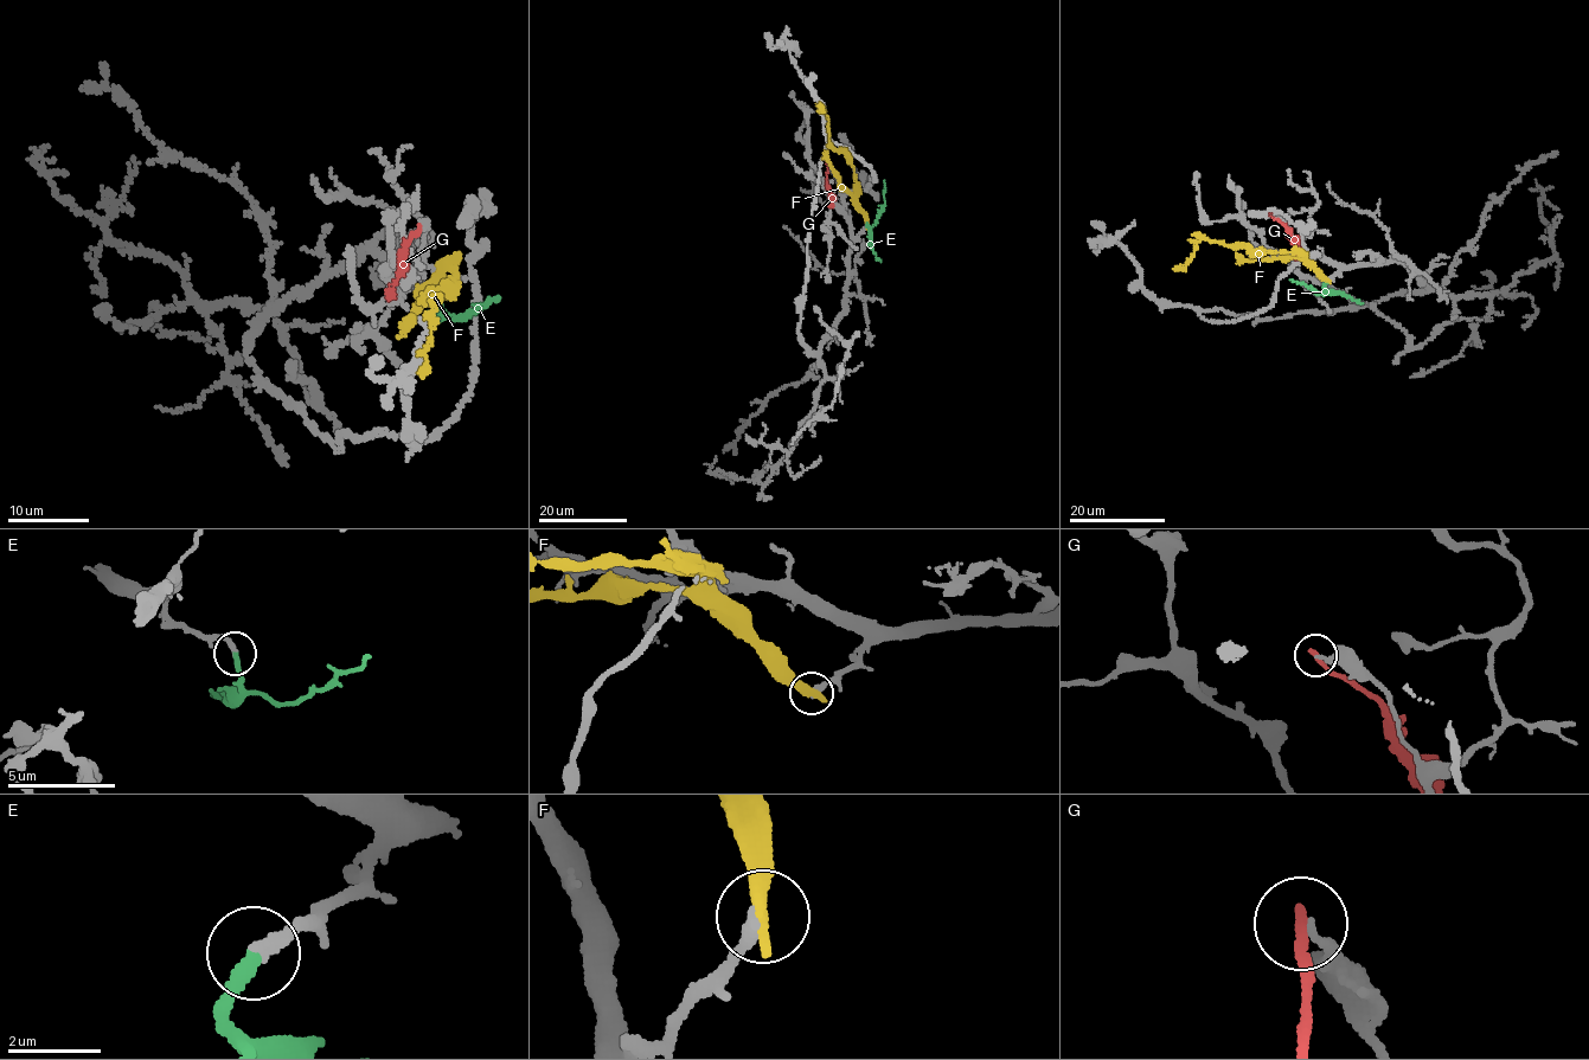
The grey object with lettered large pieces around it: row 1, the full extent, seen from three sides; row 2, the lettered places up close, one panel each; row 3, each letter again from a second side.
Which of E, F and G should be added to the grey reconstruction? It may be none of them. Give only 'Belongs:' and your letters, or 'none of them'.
Belongs: E

